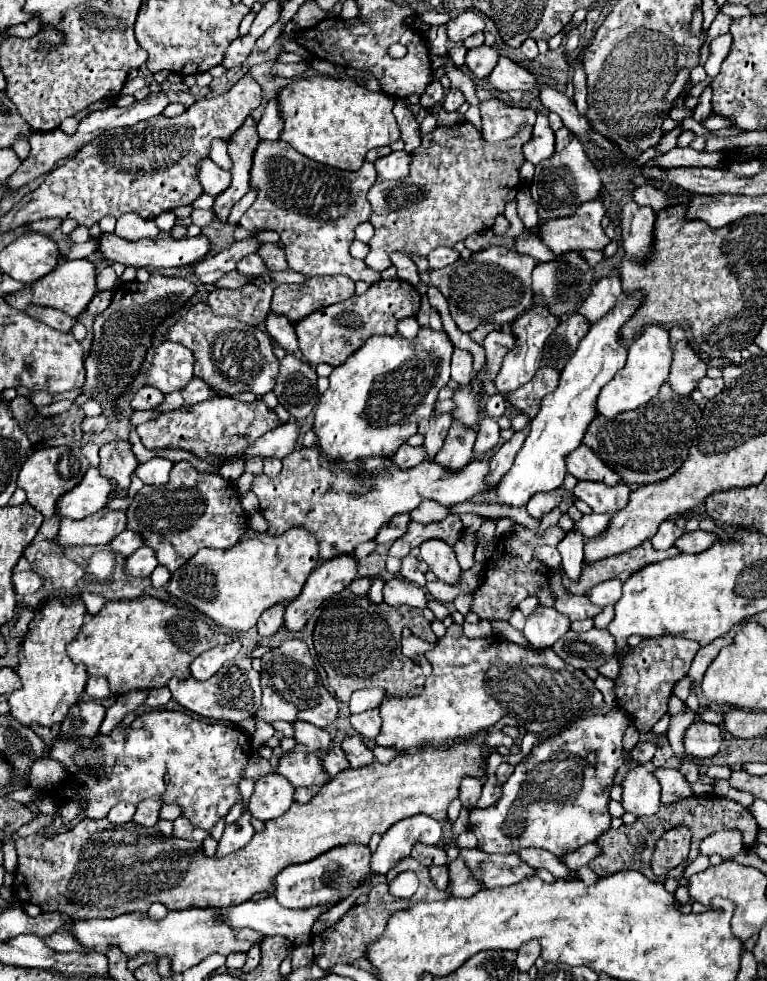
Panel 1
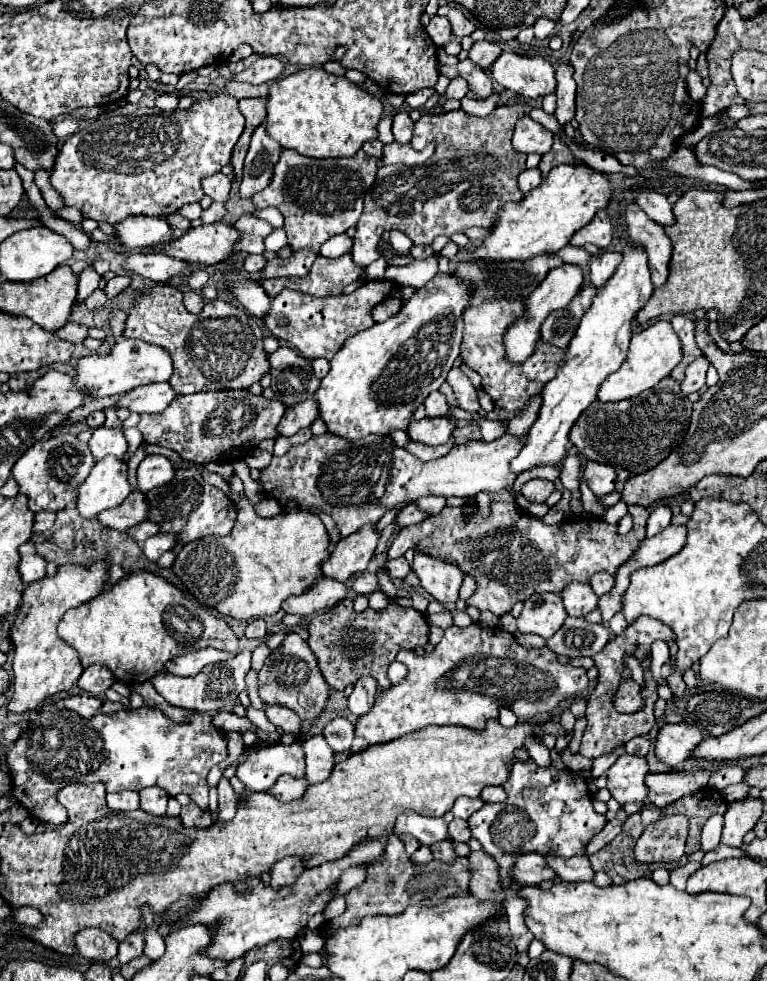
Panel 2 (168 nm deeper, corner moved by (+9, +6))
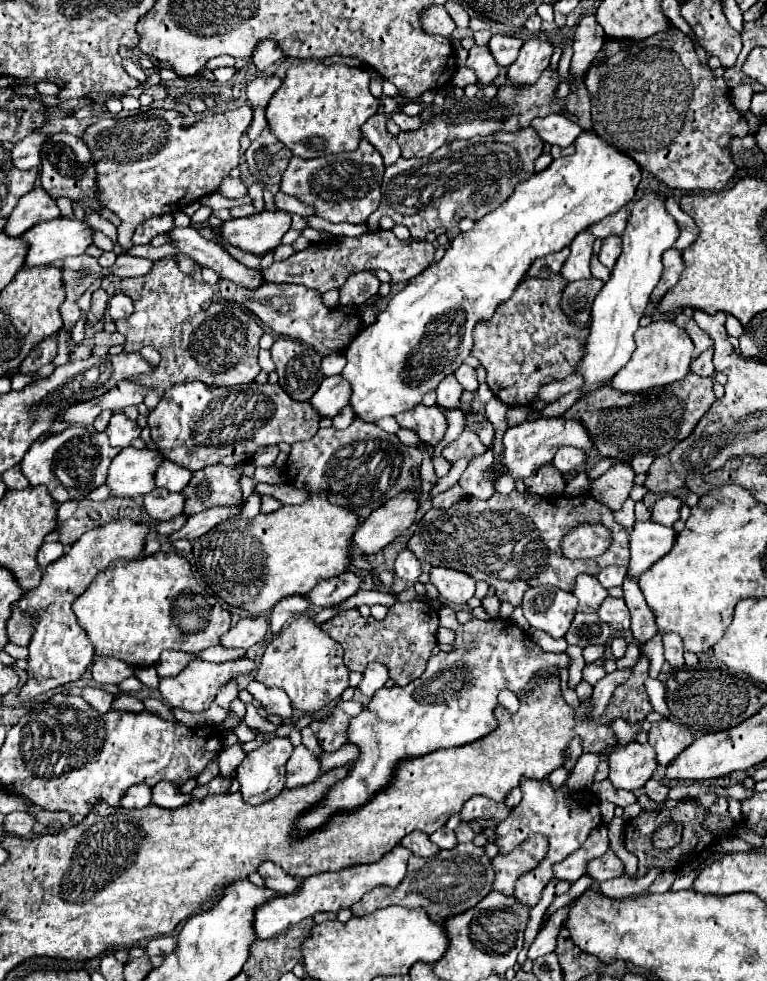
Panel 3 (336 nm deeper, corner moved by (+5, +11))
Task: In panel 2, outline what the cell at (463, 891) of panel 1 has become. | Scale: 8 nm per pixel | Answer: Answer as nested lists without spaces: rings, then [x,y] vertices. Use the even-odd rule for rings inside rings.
[[[470,852],[470,894],[480,900],[490,898],[490,892],[500,888],[498,864],[484,852]]]

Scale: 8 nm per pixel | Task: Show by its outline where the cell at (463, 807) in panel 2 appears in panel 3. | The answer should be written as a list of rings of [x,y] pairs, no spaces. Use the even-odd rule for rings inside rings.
[[[472,797],[464,809],[460,811],[460,821],[470,823],[470,821],[478,821],[478,819],[492,819],[496,823],[504,821],[508,817],[510,809],[502,803],[490,801],[488,797]]]

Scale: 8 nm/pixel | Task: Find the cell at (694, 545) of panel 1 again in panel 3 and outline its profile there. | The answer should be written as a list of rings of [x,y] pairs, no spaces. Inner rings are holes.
[[[654,521],[634,523],[630,535],[630,565],[628,575],[638,577],[650,569],[662,555],[666,555],[674,545],[676,533],[672,527],[658,525]]]

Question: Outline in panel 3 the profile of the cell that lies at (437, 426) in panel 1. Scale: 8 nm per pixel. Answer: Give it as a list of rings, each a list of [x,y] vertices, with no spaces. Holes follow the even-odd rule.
[[[454,375],[446,377],[446,379],[436,387],[438,405],[444,407],[444,409],[454,409],[454,407],[458,407],[462,391],[464,391],[464,389],[462,389],[462,385],[456,381]]]

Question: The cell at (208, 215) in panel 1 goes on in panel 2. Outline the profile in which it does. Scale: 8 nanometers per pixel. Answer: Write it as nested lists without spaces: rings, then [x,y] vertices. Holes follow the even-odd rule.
[[[212,202],[206,210],[202,210],[202,224],[208,224],[208,222],[218,222],[220,218],[224,216],[224,206],[220,202]]]

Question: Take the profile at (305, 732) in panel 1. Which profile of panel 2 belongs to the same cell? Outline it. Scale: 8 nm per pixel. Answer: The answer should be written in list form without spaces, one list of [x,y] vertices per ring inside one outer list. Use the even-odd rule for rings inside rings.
[[[266,706],[266,716],[276,728],[282,728],[286,734],[298,736],[302,730],[302,720],[298,718],[298,714],[282,706]]]

